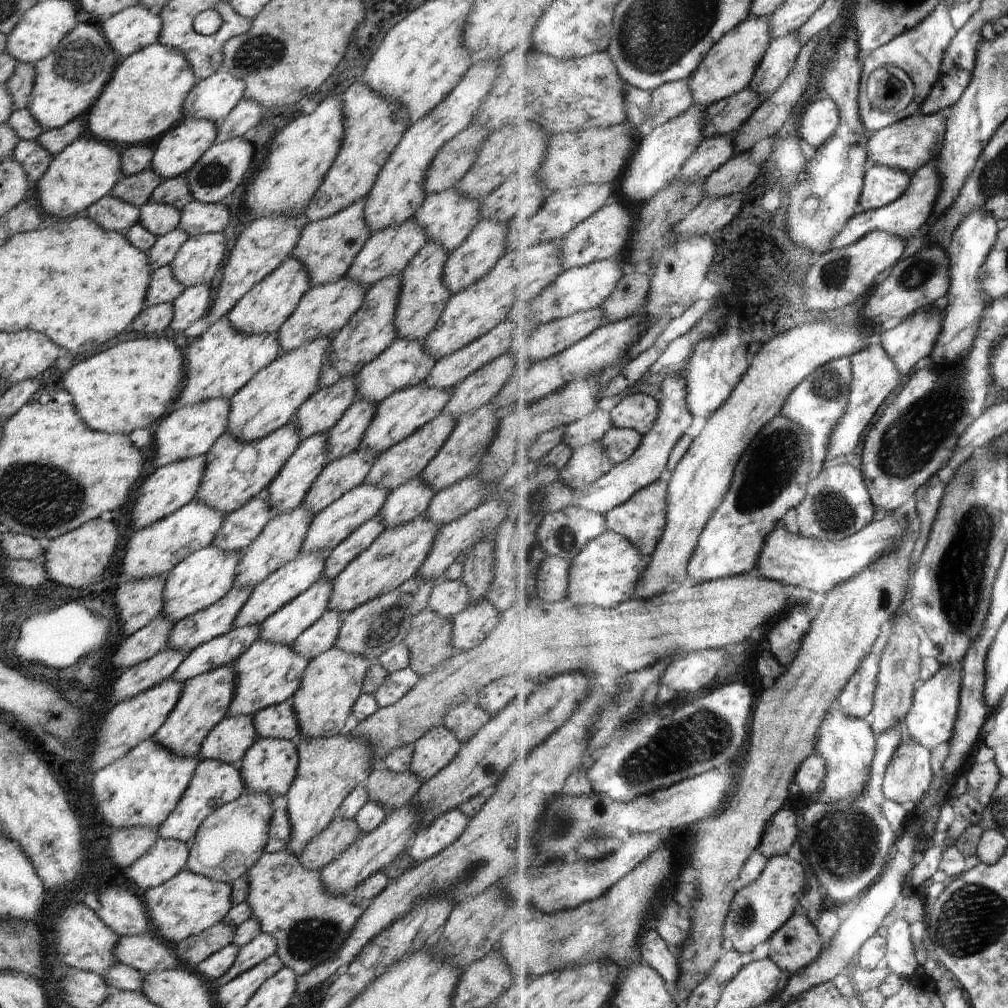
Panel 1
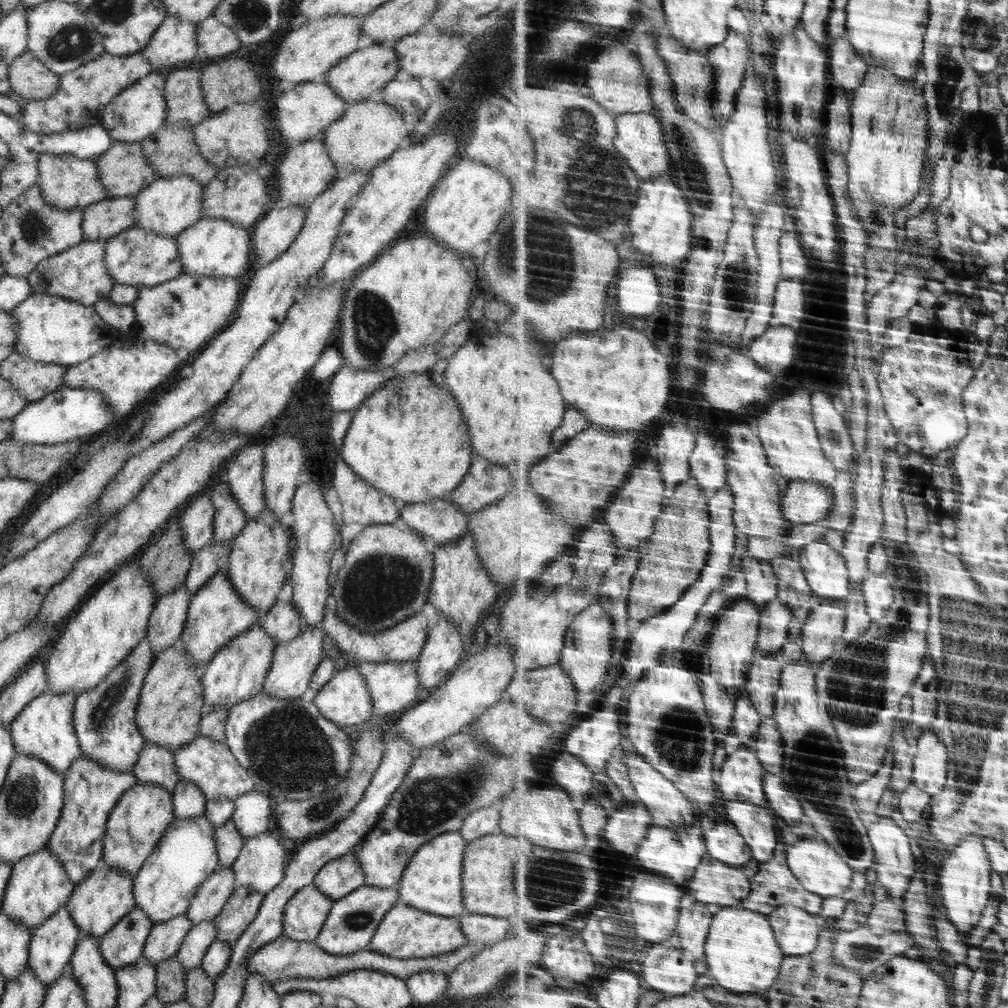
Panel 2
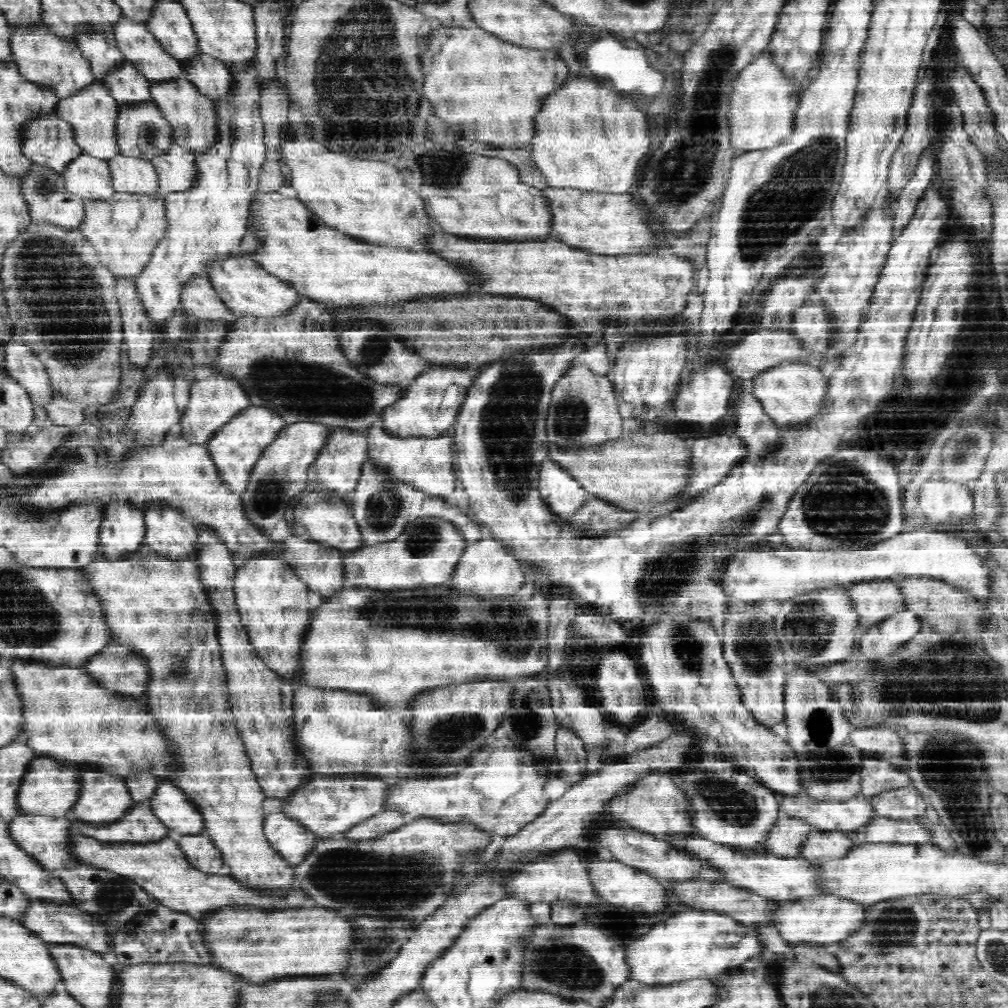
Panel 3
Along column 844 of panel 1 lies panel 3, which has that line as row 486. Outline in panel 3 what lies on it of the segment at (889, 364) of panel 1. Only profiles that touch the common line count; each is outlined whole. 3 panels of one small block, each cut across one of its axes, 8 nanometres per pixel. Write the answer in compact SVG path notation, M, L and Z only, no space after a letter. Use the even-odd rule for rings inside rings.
M382 423L373 424L368 430L369 456L378 457L379 463L386 464L400 480L415 484L416 488L424 489L426 492L440 492L440 496L452 494L456 486L454 456L457 448L454 443L456 438L442 434L436 437L398 437L390 433Z

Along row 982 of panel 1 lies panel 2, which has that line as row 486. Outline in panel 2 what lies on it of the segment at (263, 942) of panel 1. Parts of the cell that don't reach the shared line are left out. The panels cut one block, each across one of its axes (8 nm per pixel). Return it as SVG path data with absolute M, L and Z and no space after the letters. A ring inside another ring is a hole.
M224 474L222 483L216 484L211 494L212 506L214 506L214 536L213 542L225 542L233 538L241 531L241 528L250 520L241 509L241 506L231 495Z

